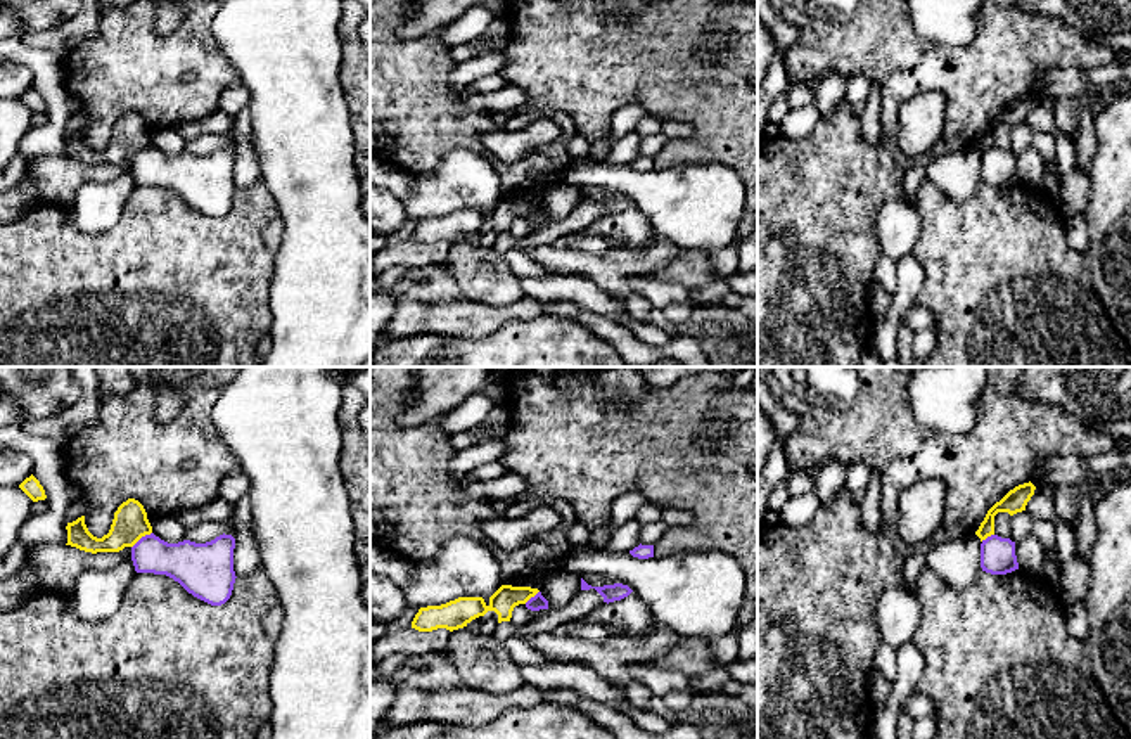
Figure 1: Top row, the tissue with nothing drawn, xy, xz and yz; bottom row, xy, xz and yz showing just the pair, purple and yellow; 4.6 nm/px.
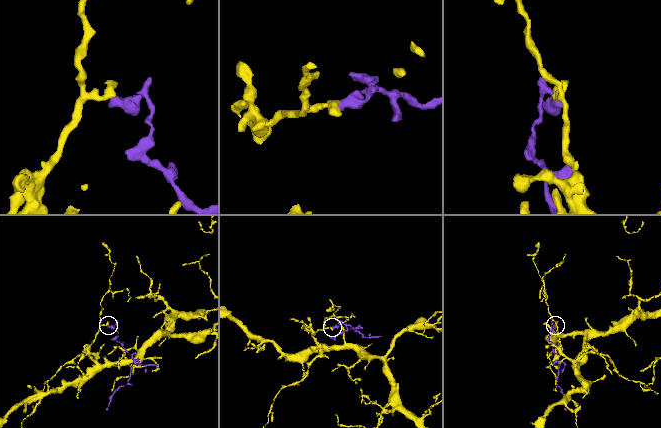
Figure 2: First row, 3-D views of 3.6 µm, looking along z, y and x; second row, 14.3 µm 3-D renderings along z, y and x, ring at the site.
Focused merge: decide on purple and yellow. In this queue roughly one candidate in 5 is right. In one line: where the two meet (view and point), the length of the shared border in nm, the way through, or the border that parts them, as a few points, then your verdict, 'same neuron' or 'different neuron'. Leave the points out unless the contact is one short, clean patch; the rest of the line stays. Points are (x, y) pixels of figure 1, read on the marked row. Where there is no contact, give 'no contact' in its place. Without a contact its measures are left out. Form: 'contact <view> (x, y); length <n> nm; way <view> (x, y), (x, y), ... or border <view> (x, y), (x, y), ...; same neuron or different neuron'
contact xy (140, 539); length 120 nm; border xy (151, 532), (132, 547); different neuron

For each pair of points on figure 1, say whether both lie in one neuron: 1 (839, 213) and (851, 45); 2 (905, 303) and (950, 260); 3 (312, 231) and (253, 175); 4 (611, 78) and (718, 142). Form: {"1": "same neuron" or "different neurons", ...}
{"1": "different neurons", "2": "different neurons", "3": "different neurons", "4": "same neuron"}

